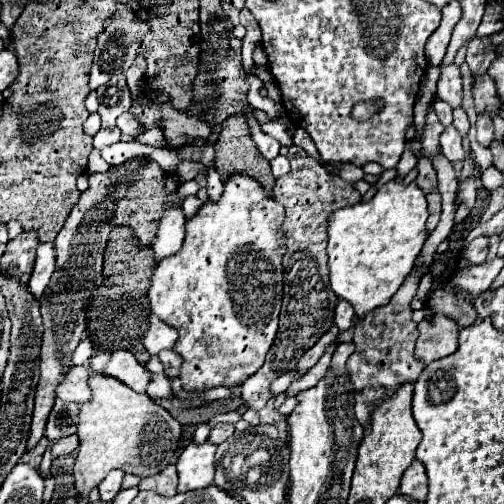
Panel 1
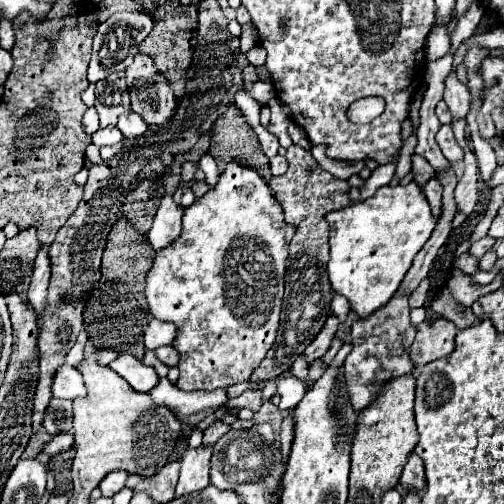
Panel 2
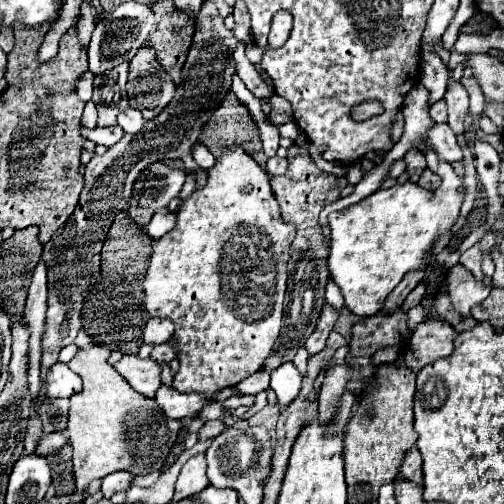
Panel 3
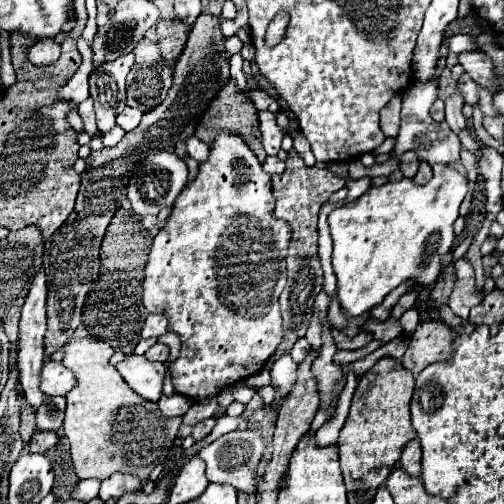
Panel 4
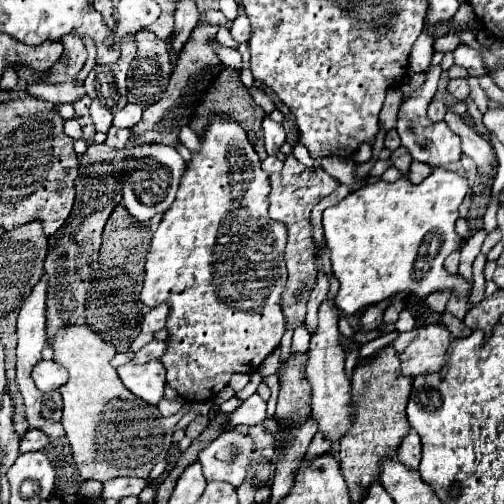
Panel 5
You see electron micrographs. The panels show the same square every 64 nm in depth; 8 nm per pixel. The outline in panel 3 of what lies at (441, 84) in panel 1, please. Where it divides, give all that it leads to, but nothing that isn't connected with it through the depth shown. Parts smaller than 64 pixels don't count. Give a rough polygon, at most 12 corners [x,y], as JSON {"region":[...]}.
{"region":[[452,82],[444,94],[448,126],[464,134],[464,110],[468,92]]}

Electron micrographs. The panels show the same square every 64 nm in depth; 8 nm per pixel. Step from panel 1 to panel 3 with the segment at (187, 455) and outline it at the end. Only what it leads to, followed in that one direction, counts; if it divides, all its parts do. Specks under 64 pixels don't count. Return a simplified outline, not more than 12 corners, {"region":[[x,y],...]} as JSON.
{"region":[[204,454],[182,466],[172,502],[202,492],[206,478]]}

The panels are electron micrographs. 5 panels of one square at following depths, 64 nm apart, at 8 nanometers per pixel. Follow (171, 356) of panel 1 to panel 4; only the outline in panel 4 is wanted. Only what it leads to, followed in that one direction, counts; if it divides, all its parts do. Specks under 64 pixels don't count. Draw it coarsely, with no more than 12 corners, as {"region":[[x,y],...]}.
{"region":[[156,342],[144,354],[146,360],[166,362],[170,348]]}

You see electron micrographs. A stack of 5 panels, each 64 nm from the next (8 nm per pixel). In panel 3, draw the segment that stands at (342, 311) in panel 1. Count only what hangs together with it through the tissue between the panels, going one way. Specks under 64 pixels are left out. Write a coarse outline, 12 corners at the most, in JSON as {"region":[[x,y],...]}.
{"region":[[328,278],[326,284],[326,302],[336,310],[344,306],[340,288],[336,282]]}

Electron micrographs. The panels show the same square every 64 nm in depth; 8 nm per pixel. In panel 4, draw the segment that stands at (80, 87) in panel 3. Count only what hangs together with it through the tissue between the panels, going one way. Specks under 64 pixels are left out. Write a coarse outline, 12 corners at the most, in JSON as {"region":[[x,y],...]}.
{"region":[[78,38],[82,64],[56,90],[60,100],[80,104],[88,98],[92,48]]}

